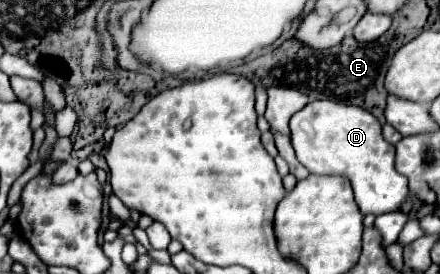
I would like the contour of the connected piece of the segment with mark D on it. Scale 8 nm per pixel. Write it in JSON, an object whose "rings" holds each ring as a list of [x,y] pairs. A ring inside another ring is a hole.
{"rings":[[[313,101],[307,107],[303,107],[299,113],[291,117],[291,145],[297,153],[299,163],[311,173],[311,175],[339,175],[349,179],[355,203],[363,215],[383,215],[383,213],[395,213],[401,211],[401,205],[409,197],[409,185],[407,177],[395,171],[395,147],[387,143],[381,135],[381,123],[361,107],[351,105],[339,105],[331,101]]]}

